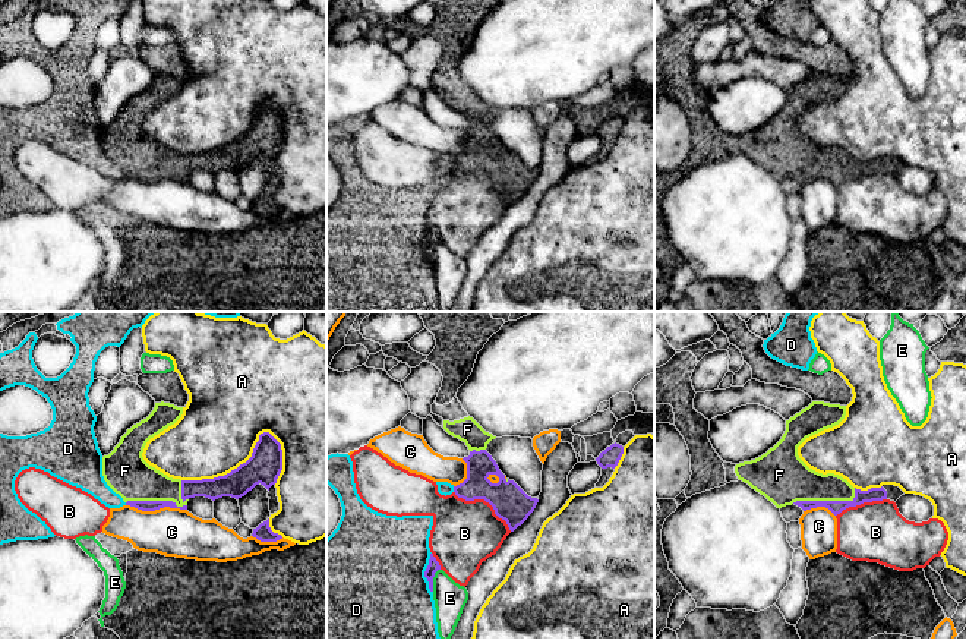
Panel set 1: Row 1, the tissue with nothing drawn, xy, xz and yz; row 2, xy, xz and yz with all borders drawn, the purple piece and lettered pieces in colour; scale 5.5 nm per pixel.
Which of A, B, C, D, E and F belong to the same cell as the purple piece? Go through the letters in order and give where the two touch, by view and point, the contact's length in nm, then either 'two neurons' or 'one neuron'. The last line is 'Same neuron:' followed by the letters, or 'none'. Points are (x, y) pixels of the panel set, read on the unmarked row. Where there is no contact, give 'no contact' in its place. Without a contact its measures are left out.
A: contact xy (255, 119); length 360 nm; two neurons
B: contact xz (485, 172); length 380 nm; two neurons
C: contact xy (157, 180); length 340 nm; two neurons
D: contact xz (425, 245); length 220 nm; two neurons
E: contact xz (432, 252); length 130 nm; two neurons
F: contact xy (157, 173); length 340 nm; one neuron
Same neuron: F

